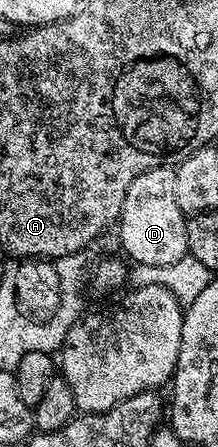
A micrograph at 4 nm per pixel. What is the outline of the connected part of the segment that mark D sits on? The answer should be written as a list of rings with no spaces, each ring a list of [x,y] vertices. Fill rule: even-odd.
[[[173,168],[146,170],[128,187],[116,225],[120,243],[135,264],[170,265],[180,261],[187,249],[187,216],[176,202],[176,177]]]

